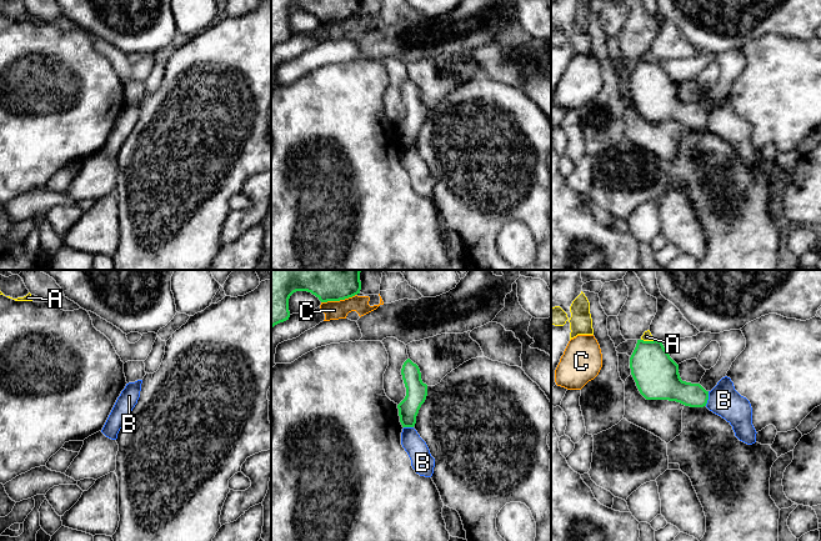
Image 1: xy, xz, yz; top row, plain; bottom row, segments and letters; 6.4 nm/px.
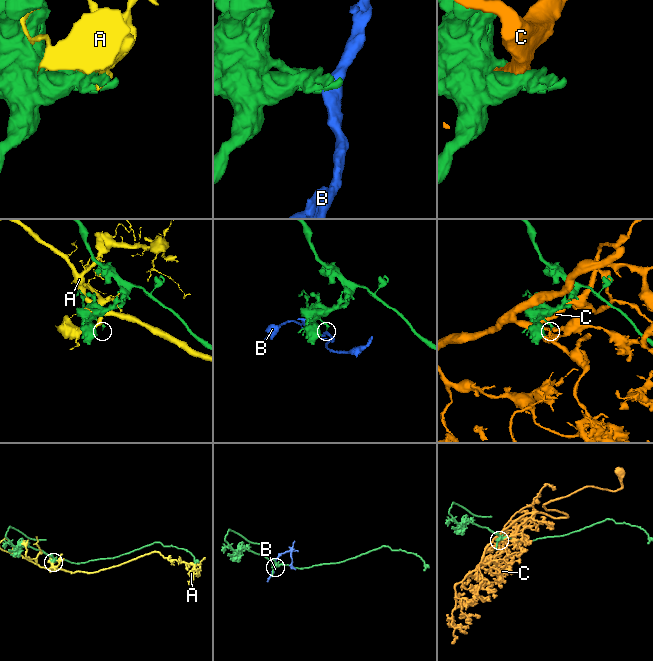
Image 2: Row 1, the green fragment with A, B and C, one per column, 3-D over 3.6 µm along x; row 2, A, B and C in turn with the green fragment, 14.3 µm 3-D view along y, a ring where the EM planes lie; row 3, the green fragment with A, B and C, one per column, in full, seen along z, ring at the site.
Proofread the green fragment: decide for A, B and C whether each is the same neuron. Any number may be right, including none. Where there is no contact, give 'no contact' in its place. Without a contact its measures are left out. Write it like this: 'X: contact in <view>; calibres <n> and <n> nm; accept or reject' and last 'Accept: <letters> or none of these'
A: contact in yz; calibres 280 and 60 nm; reject
B: contact in yz; calibres 170 and 200 nm; reject
C: contact in xz; calibres 380 and 130 nm; reject
Accept: none of these

